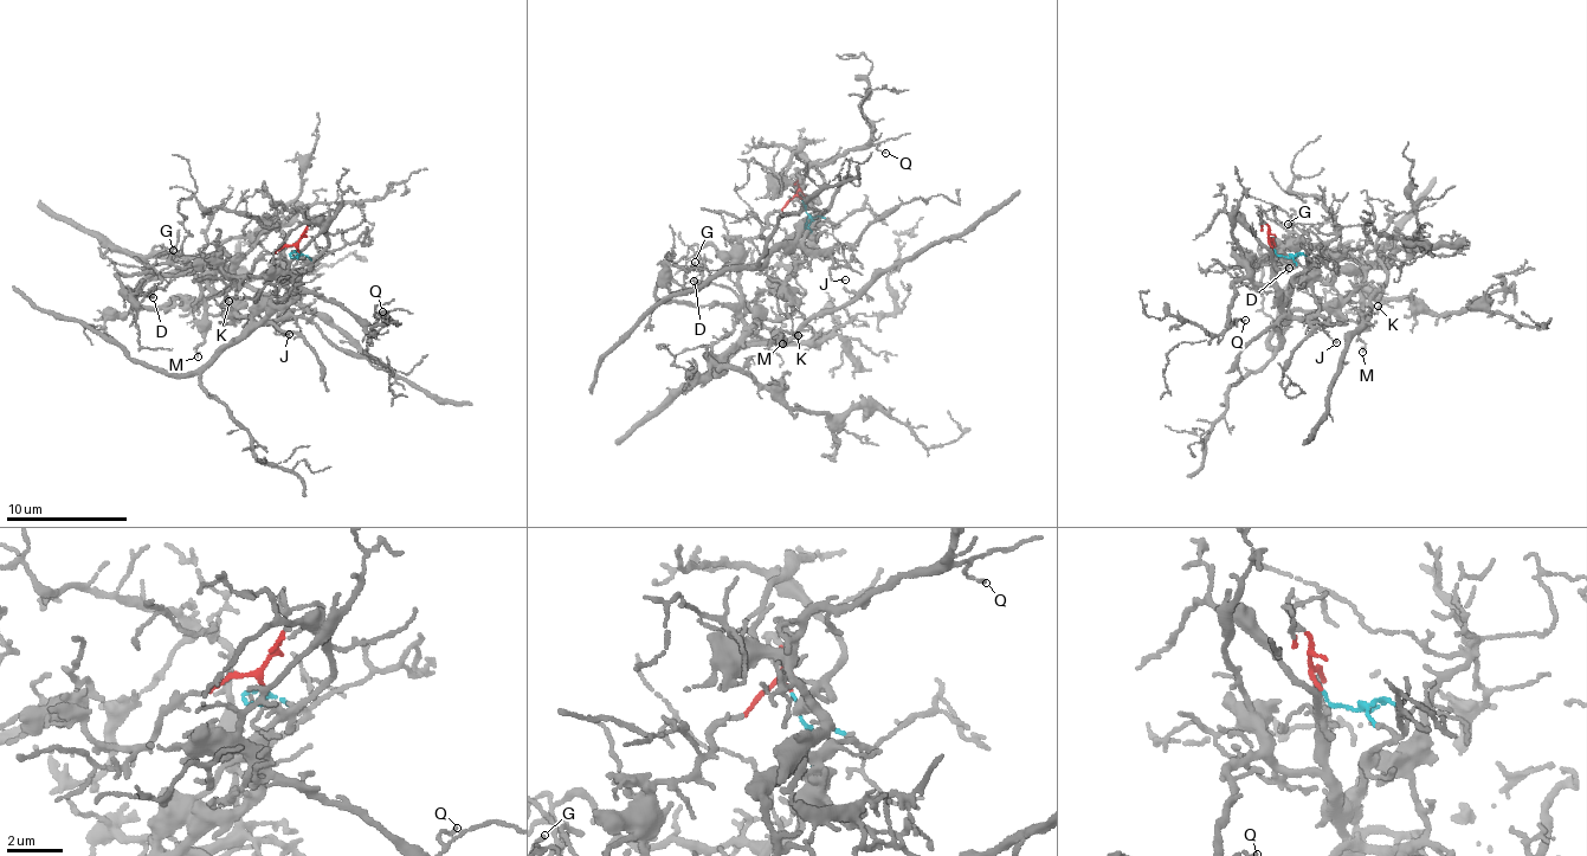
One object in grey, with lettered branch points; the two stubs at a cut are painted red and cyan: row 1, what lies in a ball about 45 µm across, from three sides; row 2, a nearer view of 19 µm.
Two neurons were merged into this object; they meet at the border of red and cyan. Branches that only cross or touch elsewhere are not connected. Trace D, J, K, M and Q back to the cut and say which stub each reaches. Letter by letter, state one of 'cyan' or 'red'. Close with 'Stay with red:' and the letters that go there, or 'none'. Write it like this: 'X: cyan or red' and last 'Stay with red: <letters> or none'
D: red
J: cyan
K: red
M: red
Q: cyan
Stay with red: D, K, M

